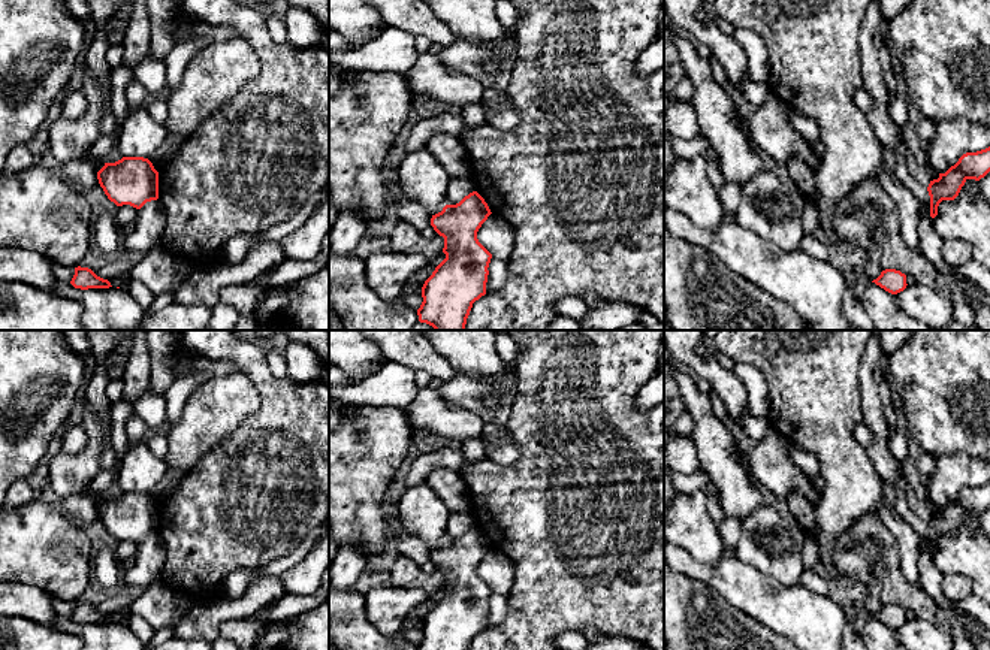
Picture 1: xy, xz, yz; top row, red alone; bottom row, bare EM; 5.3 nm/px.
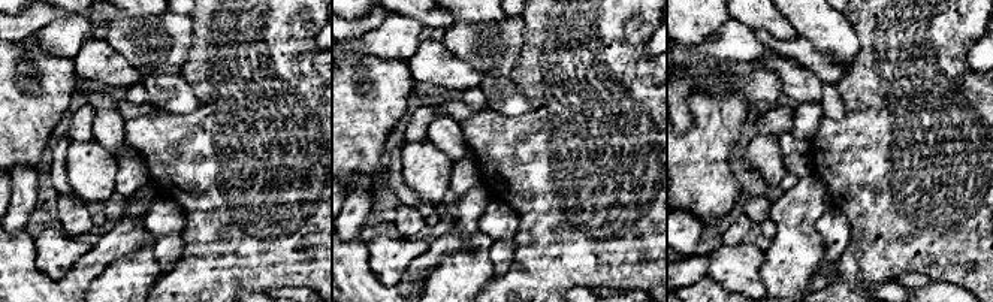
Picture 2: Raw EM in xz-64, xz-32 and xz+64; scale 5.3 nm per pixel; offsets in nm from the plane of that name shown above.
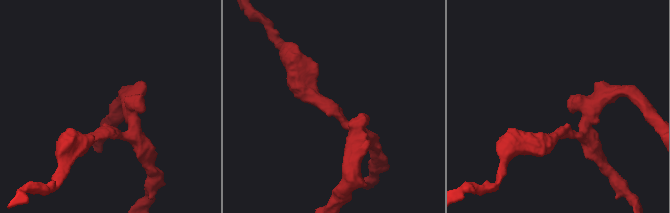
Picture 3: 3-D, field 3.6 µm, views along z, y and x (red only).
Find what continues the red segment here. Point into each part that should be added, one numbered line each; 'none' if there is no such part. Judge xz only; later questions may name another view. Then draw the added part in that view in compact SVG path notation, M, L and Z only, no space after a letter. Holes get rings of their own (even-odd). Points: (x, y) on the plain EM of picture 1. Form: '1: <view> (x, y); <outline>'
none

